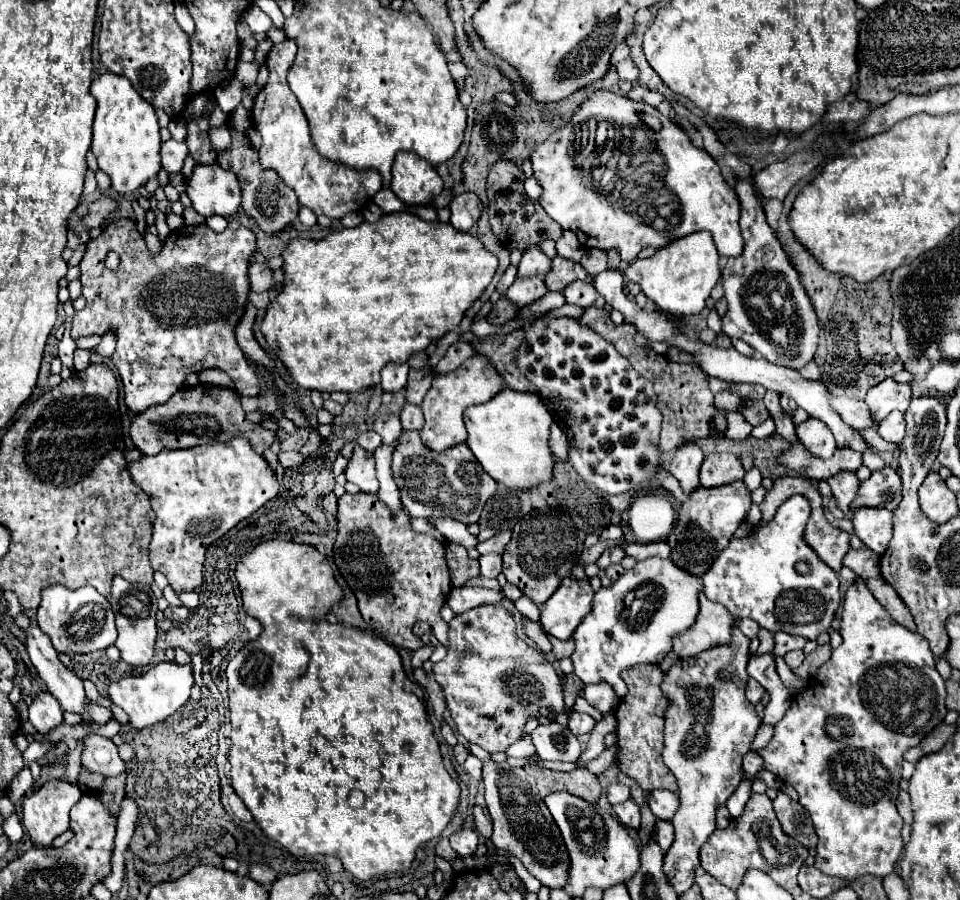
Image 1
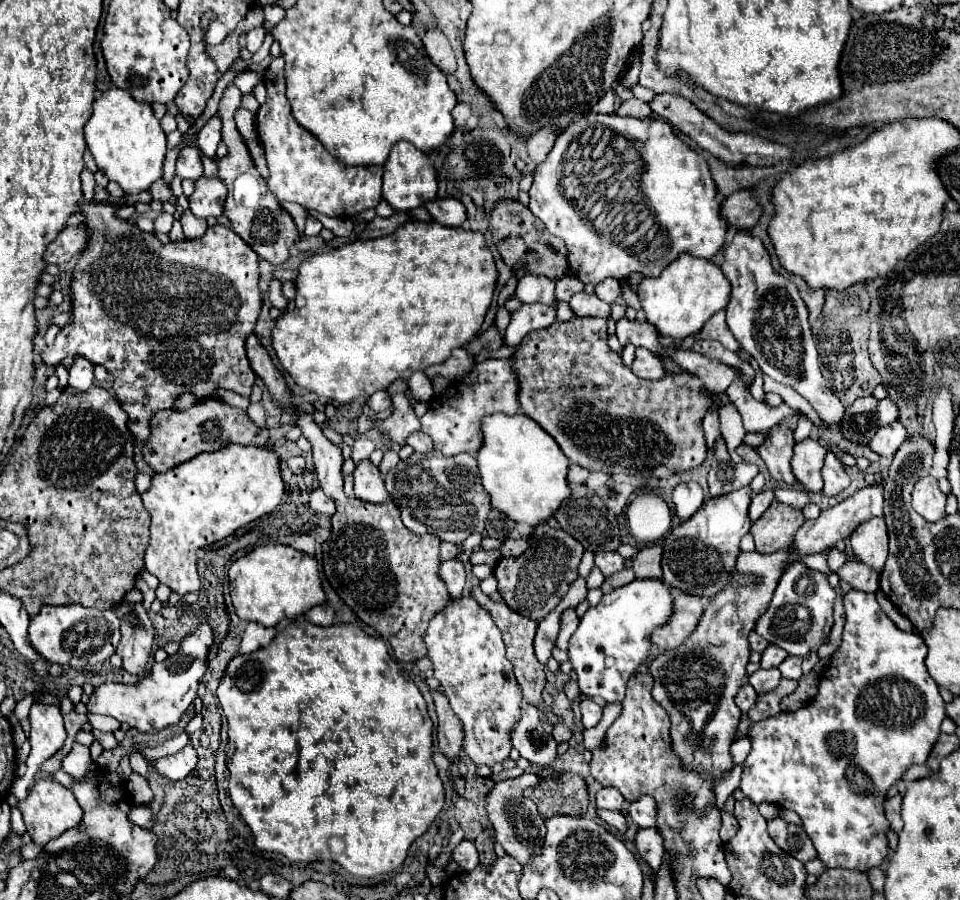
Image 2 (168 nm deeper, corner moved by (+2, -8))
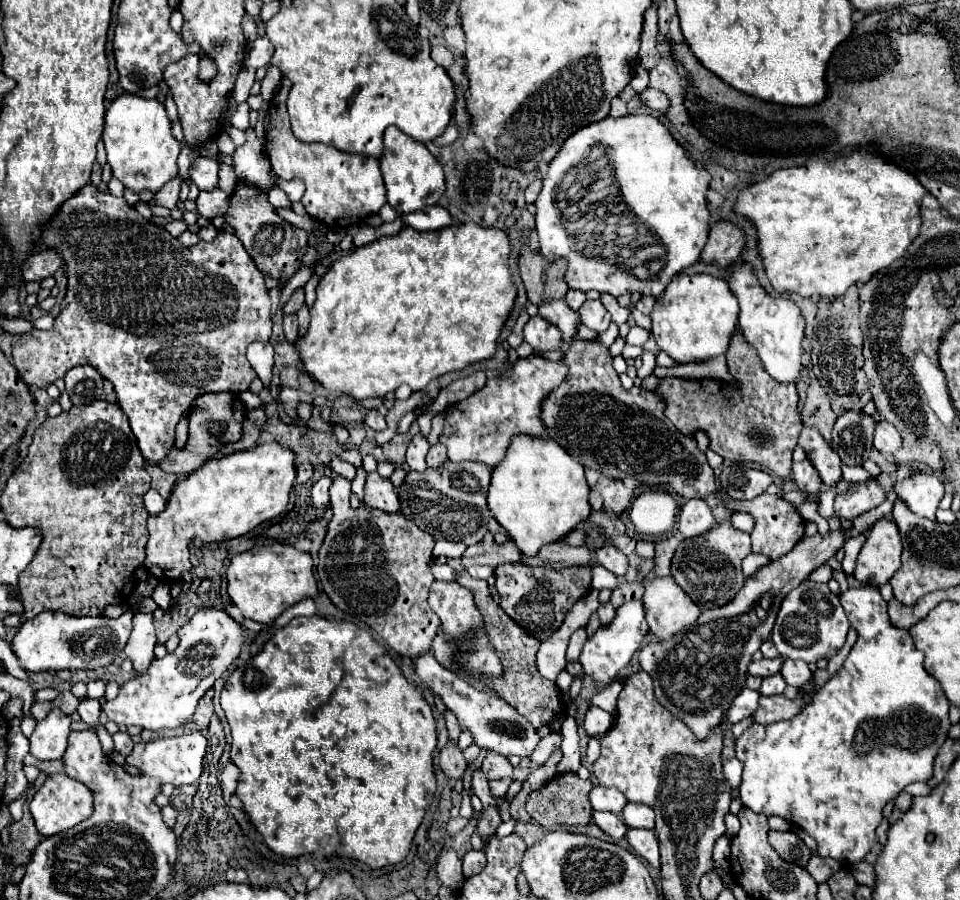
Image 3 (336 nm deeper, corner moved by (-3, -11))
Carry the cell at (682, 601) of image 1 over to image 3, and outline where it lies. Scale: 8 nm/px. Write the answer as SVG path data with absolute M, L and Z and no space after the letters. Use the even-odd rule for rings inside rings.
M634 599L620 605L616 609L614 619L608 625L600 625L600 629L586 639L584 649L580 653L580 663L584 673L592 677L596 693L602 693L614 683L614 679L618 679L620 671L632 661L634 653L640 649L640 643L646 637L646 633L648 633L648 623L646 623L644 603L642 599Z

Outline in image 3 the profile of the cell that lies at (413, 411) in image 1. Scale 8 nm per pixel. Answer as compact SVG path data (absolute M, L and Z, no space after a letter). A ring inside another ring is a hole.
M442 443L432 445L430 451L428 451L428 455L426 455L426 463L428 463L428 467L440 467L446 459L448 459L448 457L446 457L446 447L444 447Z

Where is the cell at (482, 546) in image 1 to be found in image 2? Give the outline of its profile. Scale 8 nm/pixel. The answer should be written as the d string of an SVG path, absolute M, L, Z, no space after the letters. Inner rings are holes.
M505 540L501 552L503 556L521 556L529 548L527 540Z

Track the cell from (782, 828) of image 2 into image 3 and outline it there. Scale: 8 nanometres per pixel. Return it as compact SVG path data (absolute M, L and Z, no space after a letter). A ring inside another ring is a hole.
M770 831L768 841L784 861L796 863L800 867L806 867L812 855L810 849L804 845L804 841L792 831Z

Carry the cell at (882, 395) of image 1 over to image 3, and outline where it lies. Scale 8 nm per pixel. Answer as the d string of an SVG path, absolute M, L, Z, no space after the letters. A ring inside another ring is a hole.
M846 411L838 417L832 431L832 447L846 465L862 465L872 449L878 421L864 411Z

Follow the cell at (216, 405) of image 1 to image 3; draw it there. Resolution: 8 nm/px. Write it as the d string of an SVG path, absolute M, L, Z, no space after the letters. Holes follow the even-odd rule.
M238 401L238 405L232 407L232 415L222 415L222 421L218 423L218 415L212 415L210 409L202 409L202 407L194 407L192 413L188 415L190 427L188 427L188 441L182 449L178 449L176 445L170 449L170 453L158 463L158 467L166 473L192 473L196 471L200 465L204 465L208 459L212 459L214 455L218 455L226 445L234 445L242 439L242 423L244 423L244 415L246 415L246 407L242 405L242 401Z

